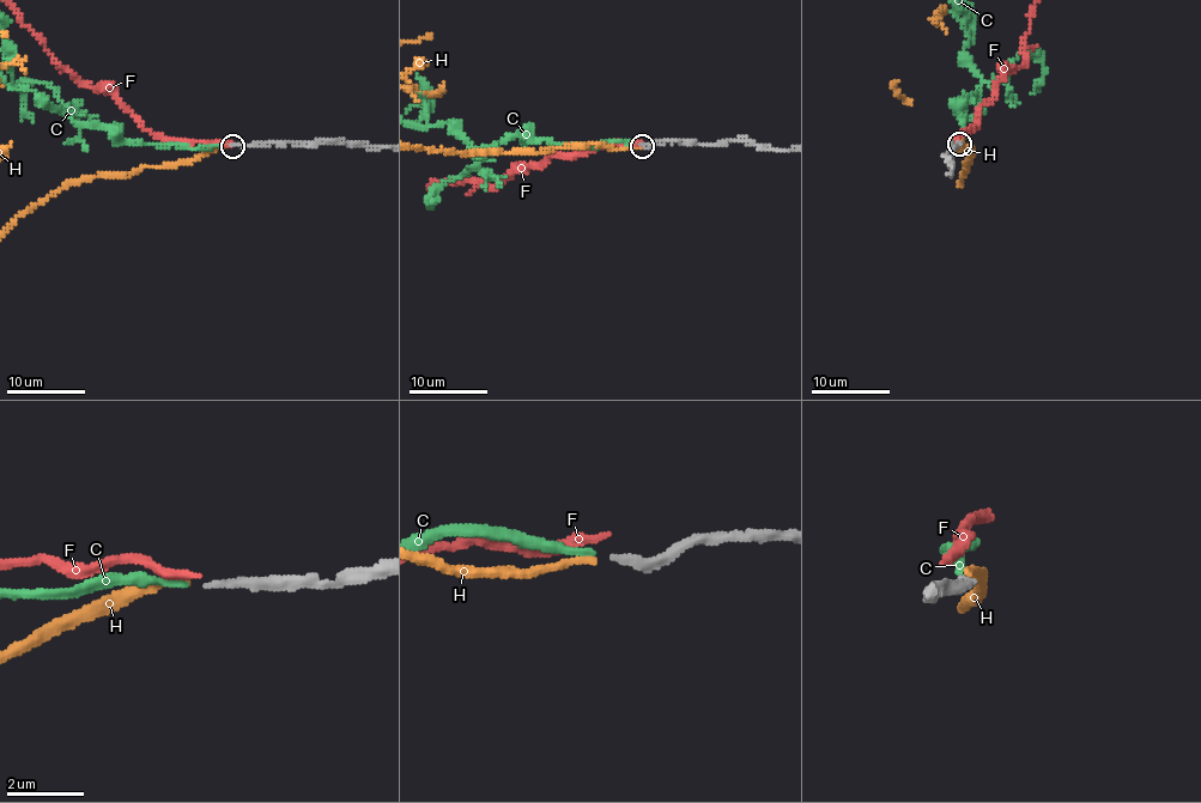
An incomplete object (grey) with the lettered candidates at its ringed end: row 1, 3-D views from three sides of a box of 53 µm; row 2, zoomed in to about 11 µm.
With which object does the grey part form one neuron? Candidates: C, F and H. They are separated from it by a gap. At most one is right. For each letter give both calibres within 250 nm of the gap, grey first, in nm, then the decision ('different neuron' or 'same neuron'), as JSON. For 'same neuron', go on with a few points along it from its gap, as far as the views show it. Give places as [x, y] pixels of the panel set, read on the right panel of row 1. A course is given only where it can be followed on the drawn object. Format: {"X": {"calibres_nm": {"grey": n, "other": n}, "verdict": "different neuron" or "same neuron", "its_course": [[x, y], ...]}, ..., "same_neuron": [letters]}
{"C": {"calibres_nm": {"grey": 200, "other": 160}, "verdict": "different neuron"}, "F": {"calibres_nm": {"grey": 200, "other": 240}, "verdict": "different neuron"}, "H": {"calibres_nm": {"grey": 200, "other": 150}, "verdict": "same neuron"}, "same_neuron": ["H"]}

